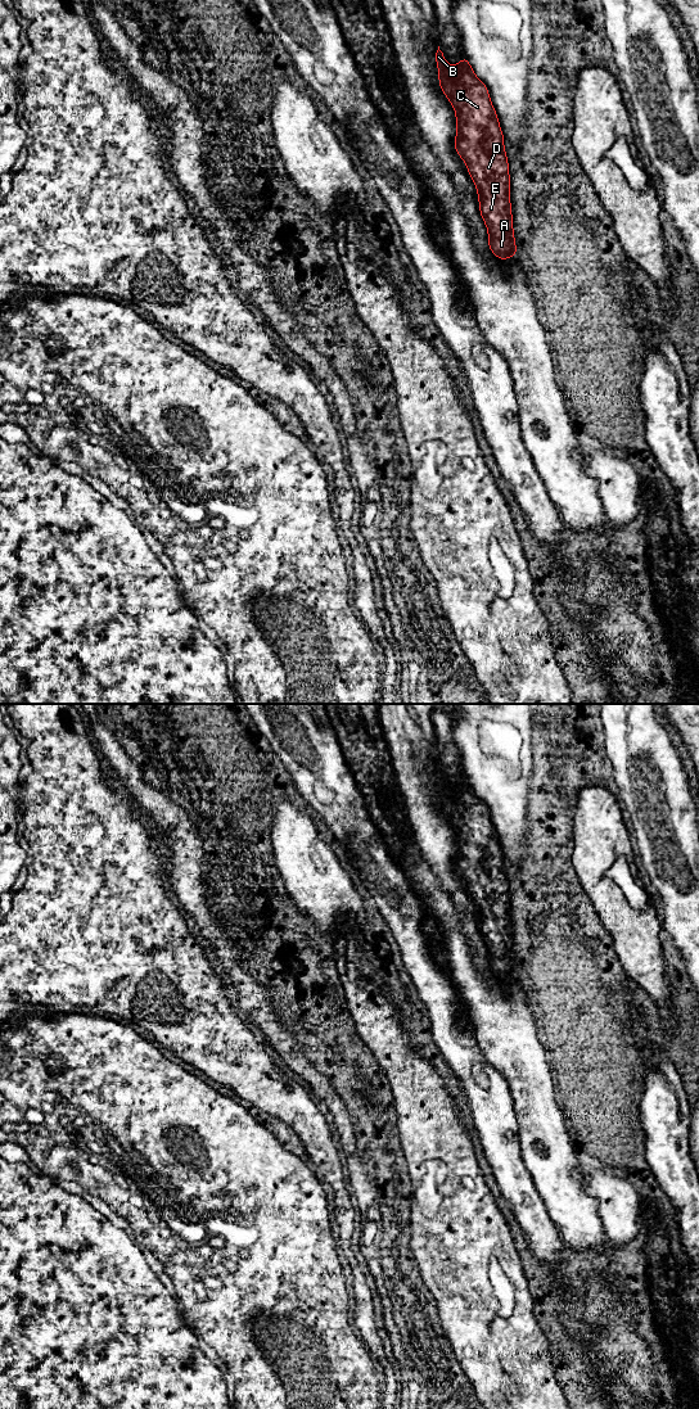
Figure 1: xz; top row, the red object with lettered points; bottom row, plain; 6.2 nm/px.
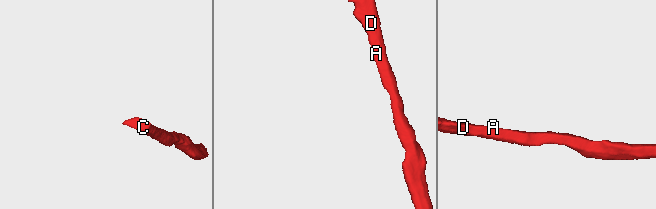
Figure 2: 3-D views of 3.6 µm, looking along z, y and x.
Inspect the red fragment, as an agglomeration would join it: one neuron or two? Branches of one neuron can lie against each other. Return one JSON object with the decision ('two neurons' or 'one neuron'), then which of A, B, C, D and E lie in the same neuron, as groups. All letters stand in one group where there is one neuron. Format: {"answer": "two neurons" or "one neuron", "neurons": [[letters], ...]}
{"answer": "one neuron", "neurons": [["A", "B", "C", "D", "E"]]}

